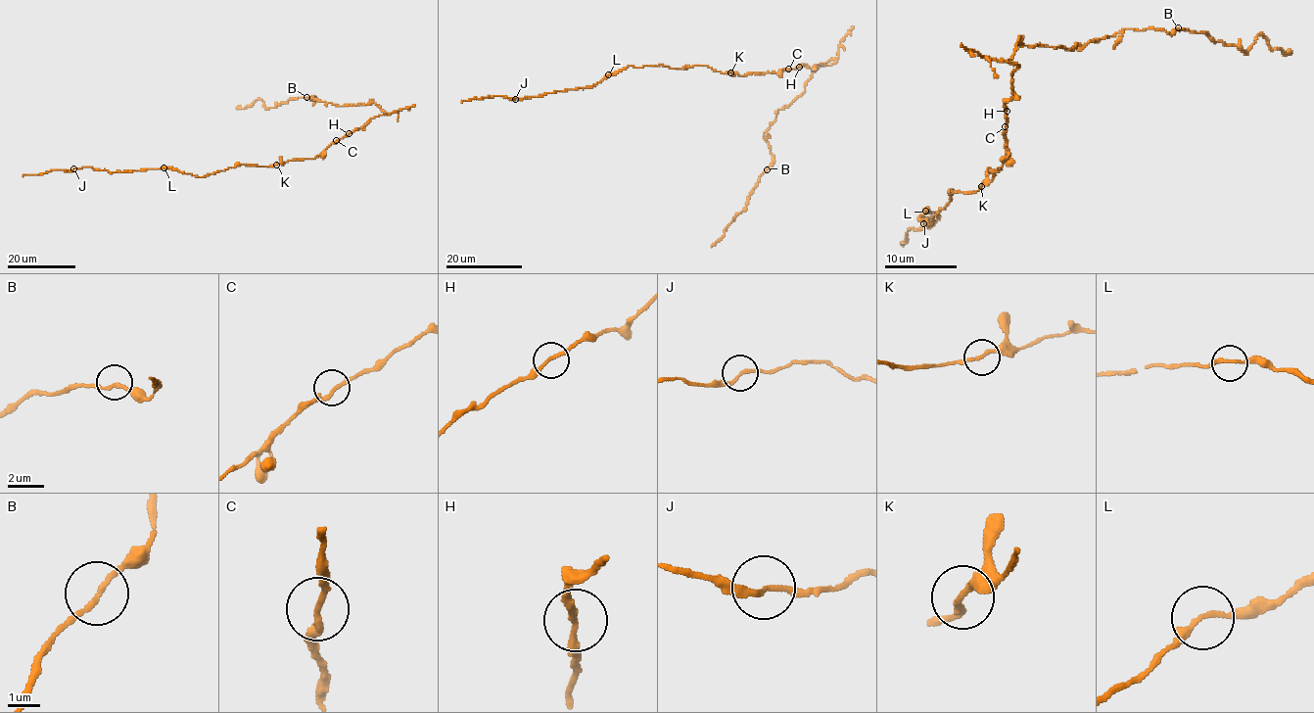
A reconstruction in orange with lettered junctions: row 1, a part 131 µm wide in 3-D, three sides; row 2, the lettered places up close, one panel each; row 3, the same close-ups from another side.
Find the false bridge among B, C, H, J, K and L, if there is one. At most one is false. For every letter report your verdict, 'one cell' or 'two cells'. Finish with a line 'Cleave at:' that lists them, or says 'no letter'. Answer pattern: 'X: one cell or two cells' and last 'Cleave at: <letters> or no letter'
B: one cell
C: one cell
H: one cell
J: two cells
K: one cell
L: one cell
Cleave at: J

